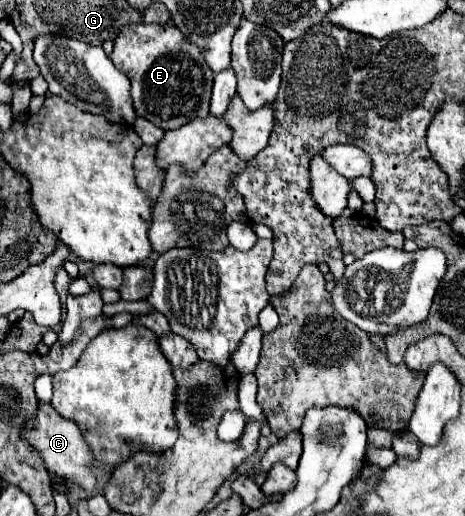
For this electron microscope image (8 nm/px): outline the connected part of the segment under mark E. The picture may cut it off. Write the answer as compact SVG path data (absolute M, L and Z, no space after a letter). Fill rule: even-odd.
M172 23L166 25L126 25L120 29L118 37L114 39L114 51L110 53L110 59L116 69L124 71L124 75L132 83L132 101L138 117L148 119L152 125L160 129L178 129L186 125L192 119L208 117L208 105L210 105L210 93L212 93L212 81L214 73L206 65L200 49L190 43Z

